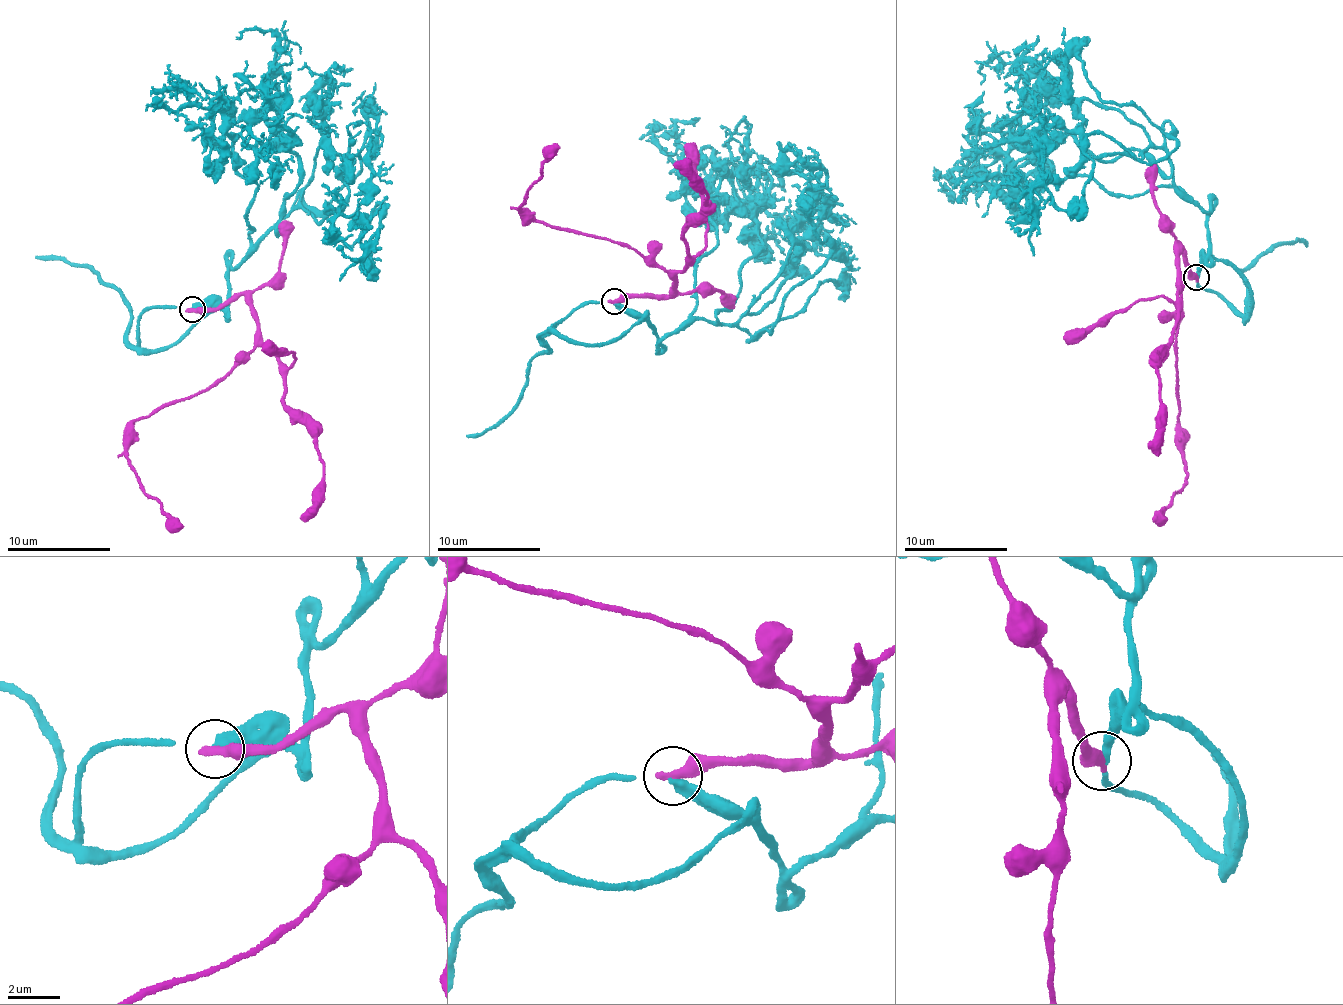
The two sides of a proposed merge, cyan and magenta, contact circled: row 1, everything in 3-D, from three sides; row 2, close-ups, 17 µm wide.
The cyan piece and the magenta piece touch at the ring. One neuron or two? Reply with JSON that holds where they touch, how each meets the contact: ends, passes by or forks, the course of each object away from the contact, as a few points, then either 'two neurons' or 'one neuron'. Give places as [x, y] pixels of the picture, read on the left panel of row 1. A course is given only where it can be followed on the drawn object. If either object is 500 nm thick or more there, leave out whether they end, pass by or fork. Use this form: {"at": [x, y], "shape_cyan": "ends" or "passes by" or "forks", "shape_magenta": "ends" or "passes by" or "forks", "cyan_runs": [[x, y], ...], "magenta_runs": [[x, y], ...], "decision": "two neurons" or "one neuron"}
{"at": [192, 309], "shape_cyan": "ends", "shape_magenta": "ends", "cyan_runs": [[193, 310], [227, 304], [232, 269], [300, 207], [338, 213], [359, 156], [364, 255], [339, 244]], "magenta_runs": [[193, 310], [243, 295], [257, 345], [207, 388], [134, 425], [127, 461], [140, 490], [180, 527]], "decision": "two neurons"}

